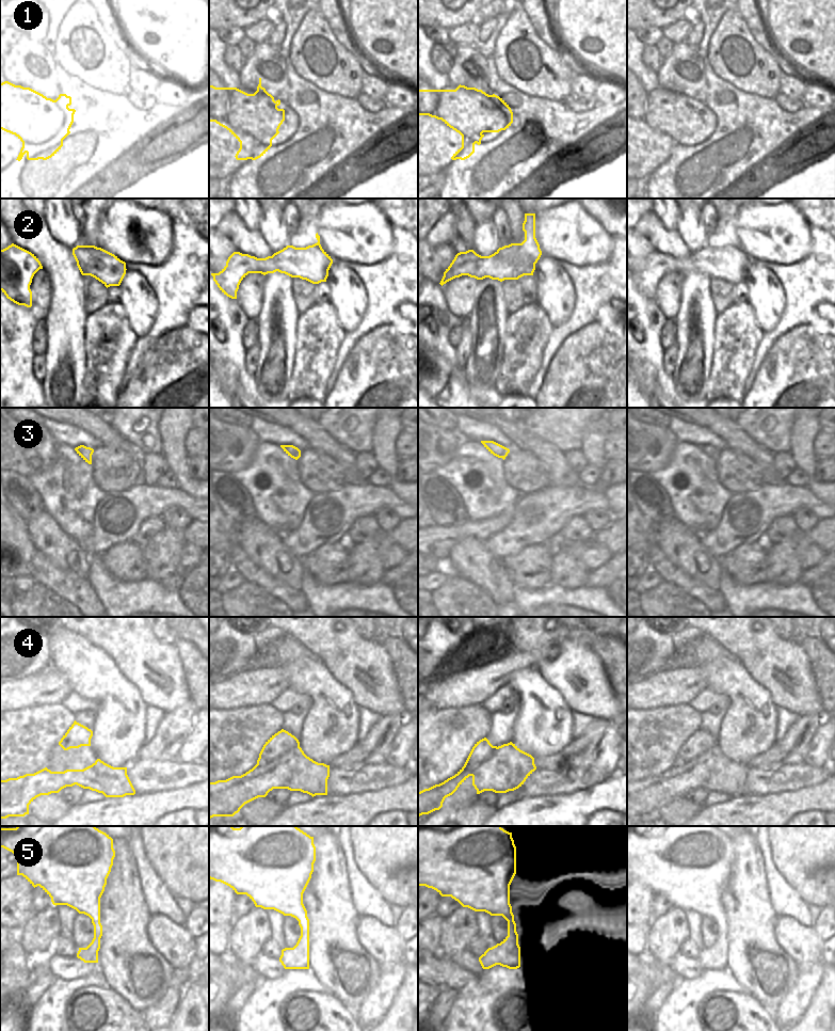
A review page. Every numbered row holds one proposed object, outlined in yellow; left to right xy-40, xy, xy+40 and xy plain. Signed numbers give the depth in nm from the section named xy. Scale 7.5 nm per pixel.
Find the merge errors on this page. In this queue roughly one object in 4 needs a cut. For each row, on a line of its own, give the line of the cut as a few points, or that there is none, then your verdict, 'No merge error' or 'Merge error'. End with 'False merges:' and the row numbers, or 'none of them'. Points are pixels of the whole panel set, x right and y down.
1: No split. No merge error
2: No split. No merge error
3: No split. No merge error
4: Split along xy (299, 745), (267, 763), (261, 768), (262, 786), (267, 793). Merge error
5: No split. No merge error
False merges: 4

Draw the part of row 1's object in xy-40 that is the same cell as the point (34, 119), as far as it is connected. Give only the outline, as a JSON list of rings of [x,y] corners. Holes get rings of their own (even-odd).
[[[9,81],[0,83],[0,129],[15,134],[22,142],[16,160],[20,161],[25,154],[28,160],[47,160],[61,149],[74,123],[76,110],[69,109],[70,105],[71,97],[66,94],[60,94],[53,100],[30,88]]]

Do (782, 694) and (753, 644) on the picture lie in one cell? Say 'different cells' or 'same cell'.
same cell

